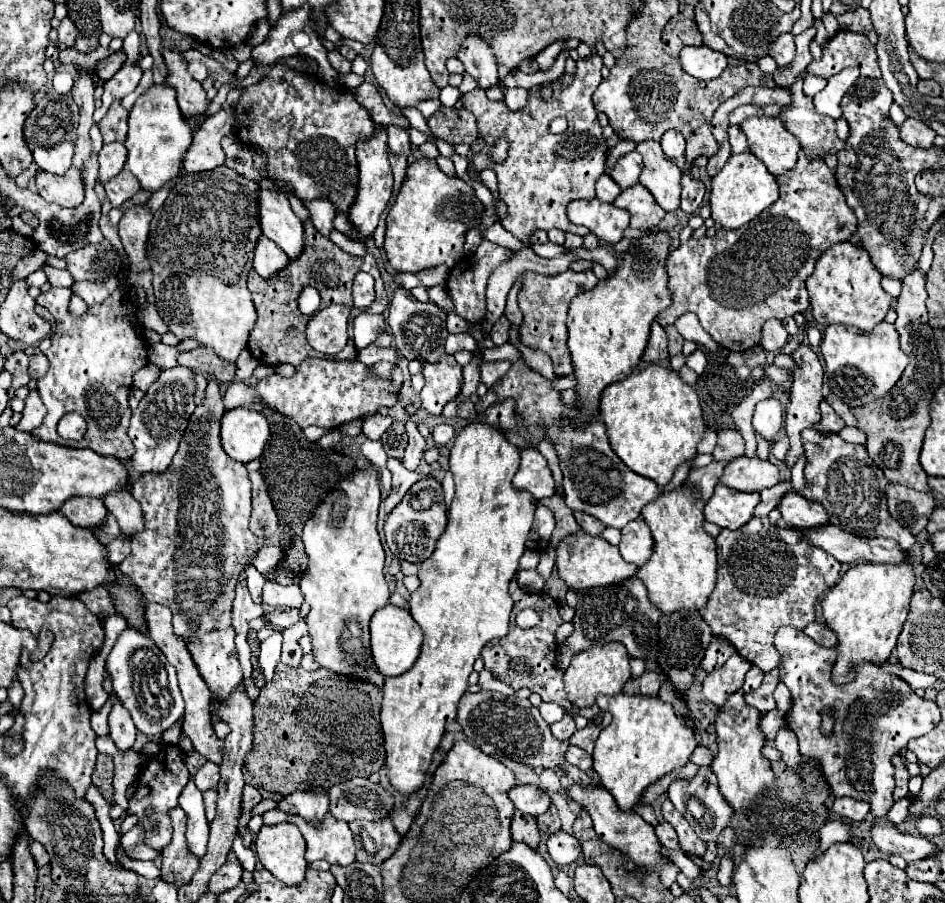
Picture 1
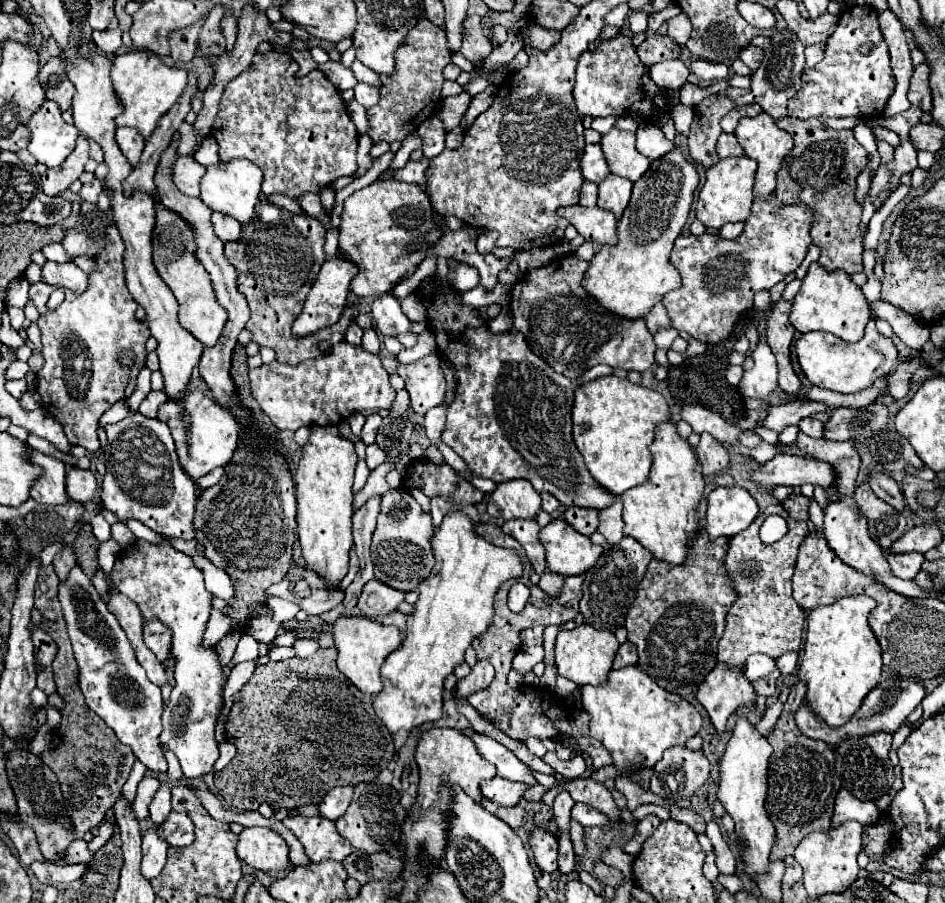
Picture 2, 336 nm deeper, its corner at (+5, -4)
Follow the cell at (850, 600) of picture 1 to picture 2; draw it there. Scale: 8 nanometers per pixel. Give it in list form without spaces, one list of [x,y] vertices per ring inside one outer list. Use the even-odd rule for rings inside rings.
[[[866,596],[842,598],[830,606],[814,608],[808,614],[808,632],[804,656],[798,668],[798,680],[806,684],[804,702],[830,728],[846,724],[860,708],[866,694],[876,688],[882,674],[878,640],[868,626],[868,614],[876,602]]]

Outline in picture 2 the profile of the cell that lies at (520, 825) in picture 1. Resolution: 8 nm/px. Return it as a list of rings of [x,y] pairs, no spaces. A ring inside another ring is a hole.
[[[482,798],[482,806],[484,806],[490,814],[498,816],[498,818],[504,820],[508,826],[512,826],[514,830],[520,828],[520,824],[522,824],[522,814],[524,814],[524,810],[522,810],[520,804],[518,804],[518,806],[498,806],[498,804],[494,804],[492,800]]]

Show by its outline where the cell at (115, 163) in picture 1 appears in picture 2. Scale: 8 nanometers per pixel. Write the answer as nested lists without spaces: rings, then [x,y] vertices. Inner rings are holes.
[[[120,126],[120,128],[116,130],[116,142],[118,142],[122,154],[132,162],[132,166],[136,166],[142,150],[144,150],[144,142],[146,142],[144,136],[142,136],[138,130]]]

